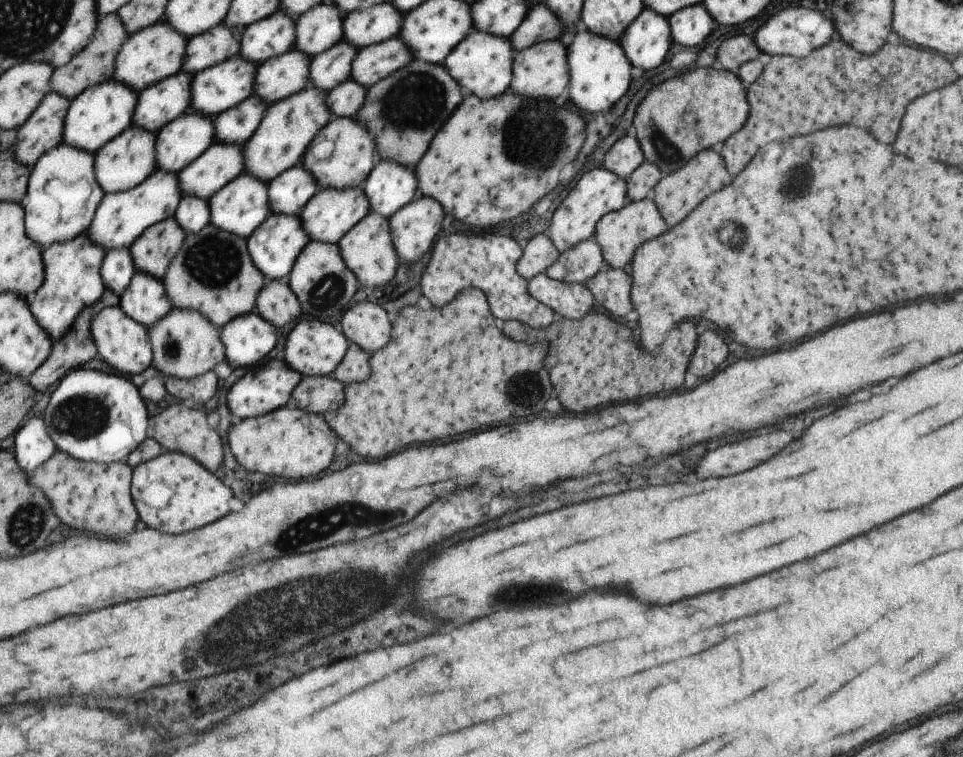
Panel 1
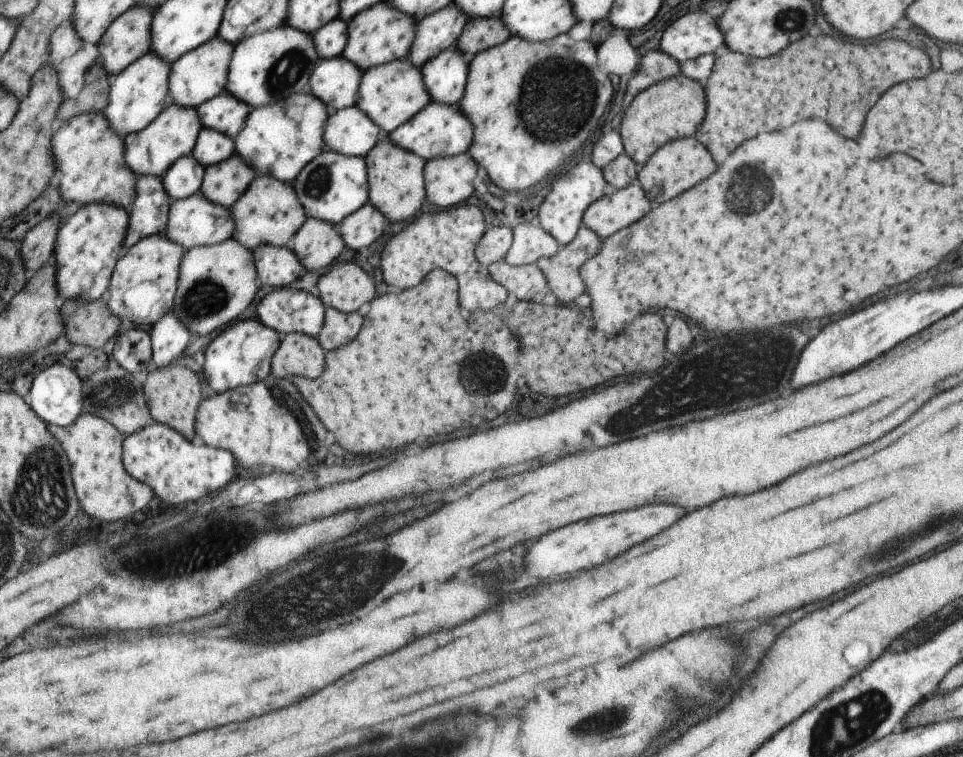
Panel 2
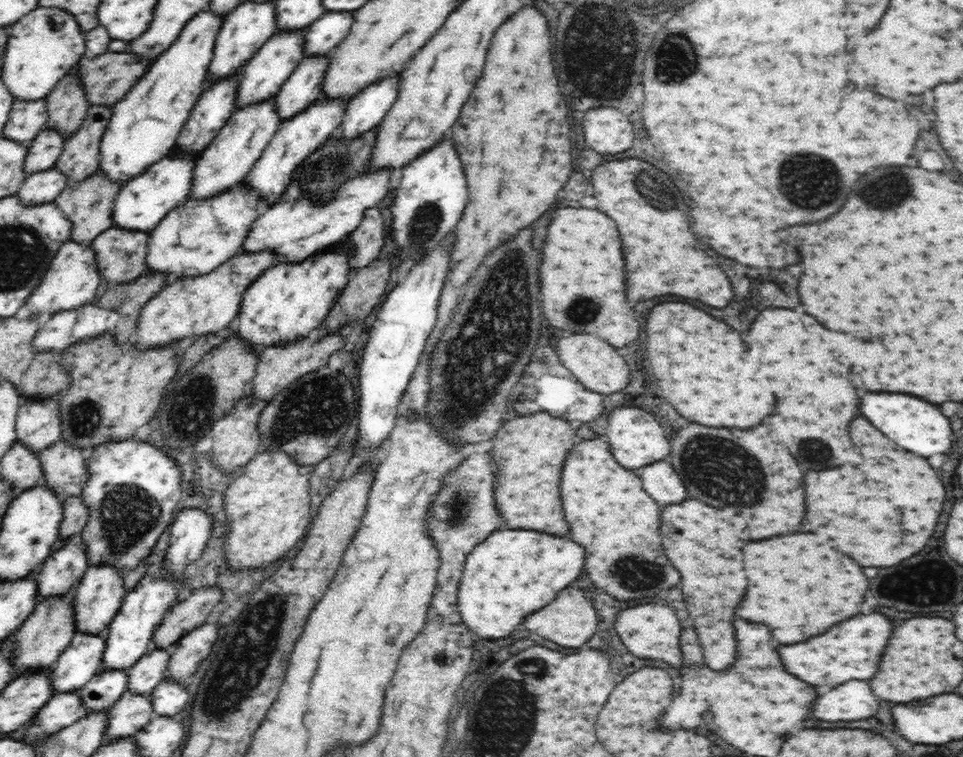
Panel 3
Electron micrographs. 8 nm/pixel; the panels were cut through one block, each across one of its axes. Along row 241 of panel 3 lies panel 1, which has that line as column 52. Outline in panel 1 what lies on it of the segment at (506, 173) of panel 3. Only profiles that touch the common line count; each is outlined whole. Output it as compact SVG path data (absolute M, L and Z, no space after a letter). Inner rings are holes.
M57 450L55 454L56 456L52 455L47 460L48 464L44 463L36 468L32 474L32 484L36 484L36 488L40 488L44 496L52 500L52 504L56 504L56 516L60 516L60 520L64 520L64 524L74 530L94 532L112 538L124 538L126 534L130 534L138 522L138 512L130 496L132 468L126 462L80 462L70 458L62 450ZM74 512L78 512L78 516L74 516Z

